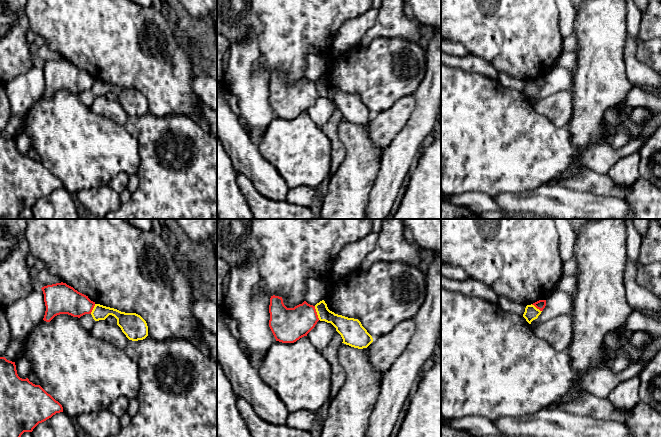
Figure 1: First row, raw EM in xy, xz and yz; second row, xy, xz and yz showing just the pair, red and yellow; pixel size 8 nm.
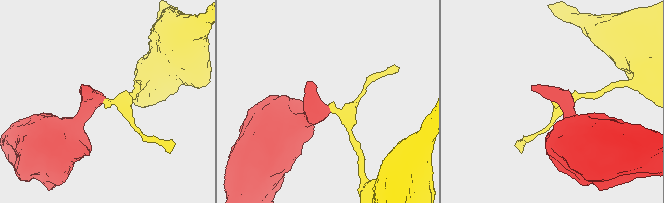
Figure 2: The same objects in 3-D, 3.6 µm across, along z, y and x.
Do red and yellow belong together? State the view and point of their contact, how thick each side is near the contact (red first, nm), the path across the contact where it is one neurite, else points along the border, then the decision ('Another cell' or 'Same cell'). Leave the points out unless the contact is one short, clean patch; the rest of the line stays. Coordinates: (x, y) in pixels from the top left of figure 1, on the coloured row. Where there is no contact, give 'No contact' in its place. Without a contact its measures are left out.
Touches red at xz (316, 313). Thickness 280 nm (red) against 150 nm. Boundary: xz (314, 306), (319, 319). Another cell

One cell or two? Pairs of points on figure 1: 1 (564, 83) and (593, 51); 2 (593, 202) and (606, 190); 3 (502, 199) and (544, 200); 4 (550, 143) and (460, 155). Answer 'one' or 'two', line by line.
1: two
2: two
3: one
4: one

